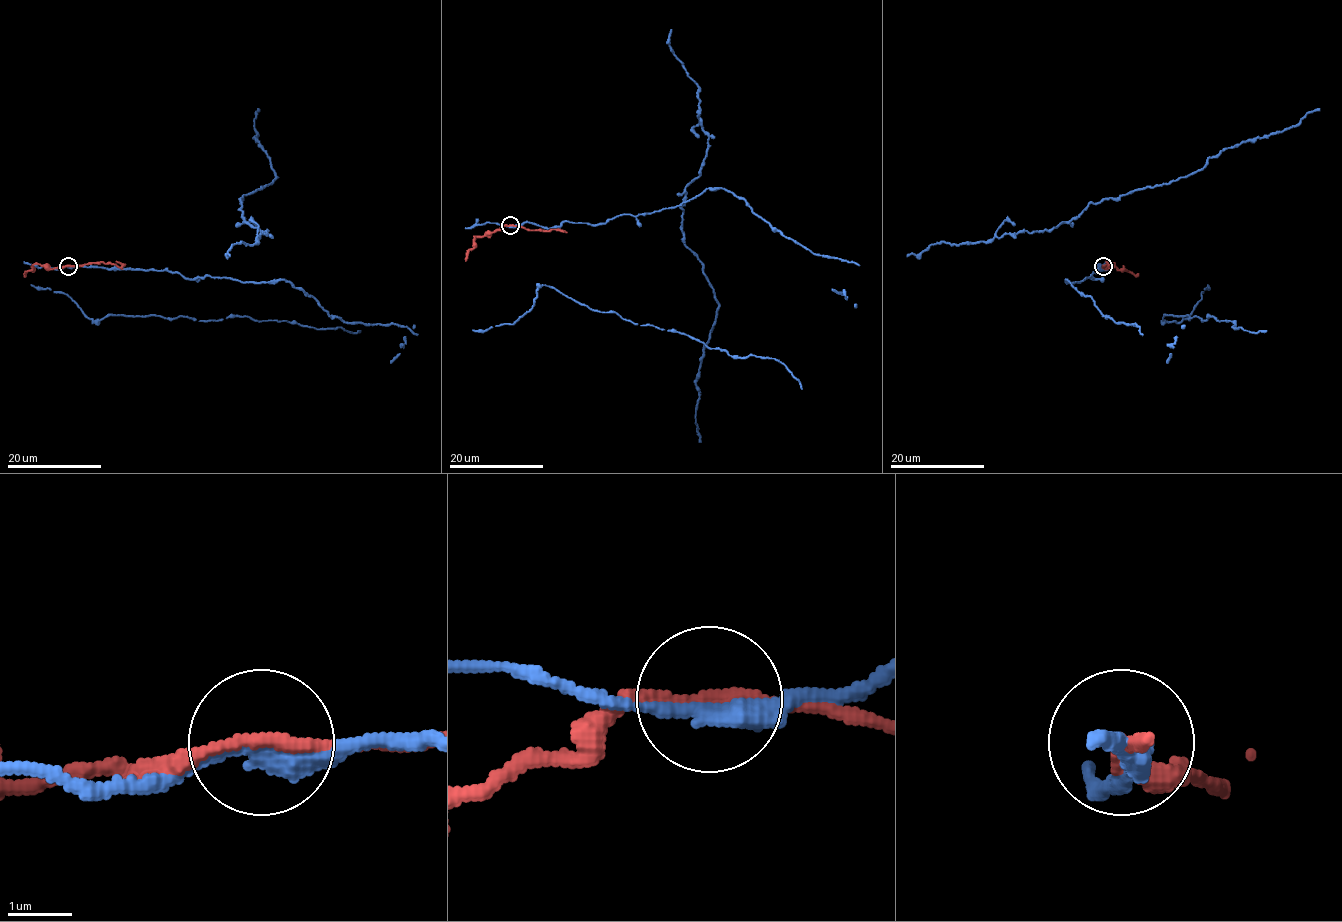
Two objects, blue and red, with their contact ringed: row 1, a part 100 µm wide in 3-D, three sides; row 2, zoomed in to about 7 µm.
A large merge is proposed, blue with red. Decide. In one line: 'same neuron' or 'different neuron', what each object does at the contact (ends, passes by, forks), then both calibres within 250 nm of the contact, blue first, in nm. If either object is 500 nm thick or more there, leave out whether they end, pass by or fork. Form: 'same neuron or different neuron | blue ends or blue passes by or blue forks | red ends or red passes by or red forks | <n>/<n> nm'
different neuron | blue passes by | red passes by | 320/180 nm

